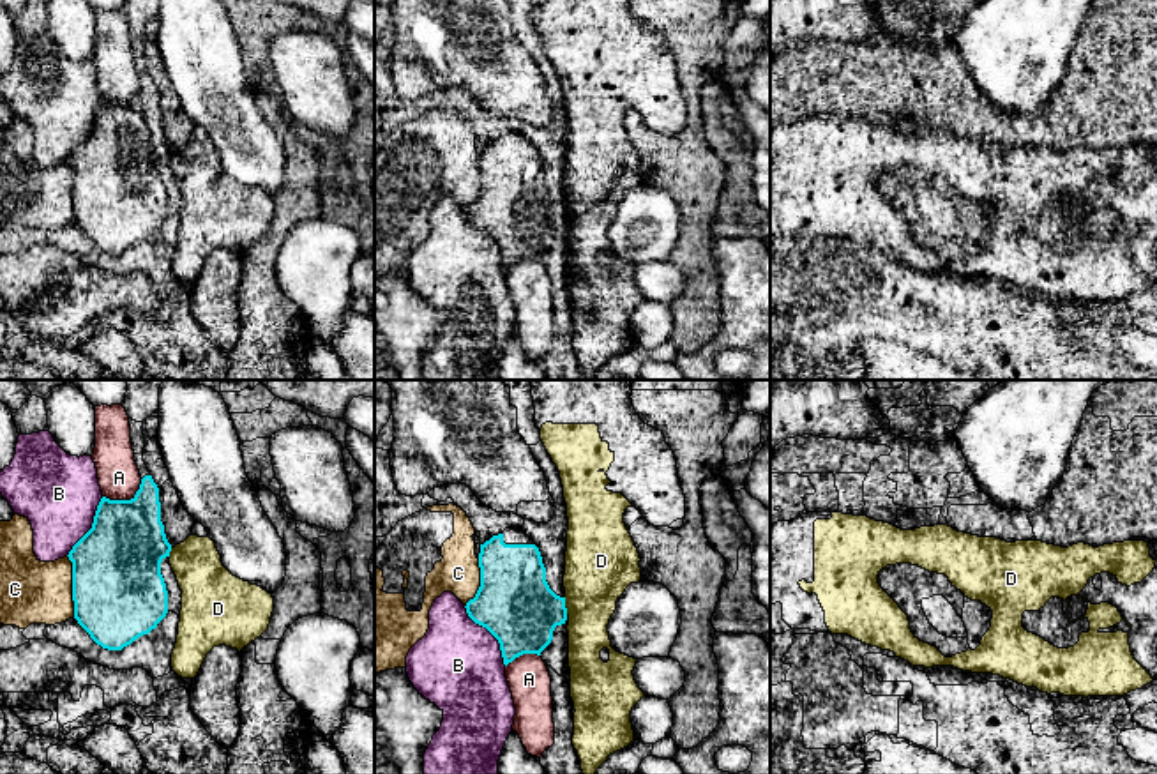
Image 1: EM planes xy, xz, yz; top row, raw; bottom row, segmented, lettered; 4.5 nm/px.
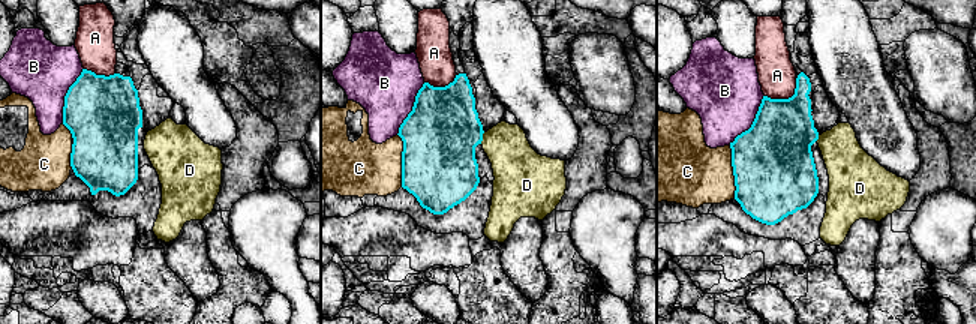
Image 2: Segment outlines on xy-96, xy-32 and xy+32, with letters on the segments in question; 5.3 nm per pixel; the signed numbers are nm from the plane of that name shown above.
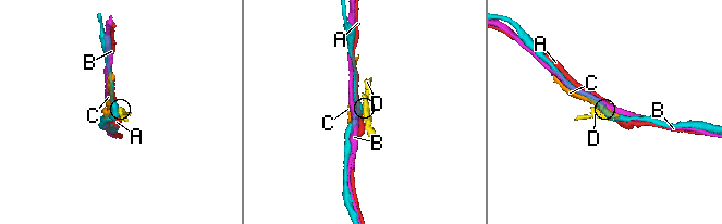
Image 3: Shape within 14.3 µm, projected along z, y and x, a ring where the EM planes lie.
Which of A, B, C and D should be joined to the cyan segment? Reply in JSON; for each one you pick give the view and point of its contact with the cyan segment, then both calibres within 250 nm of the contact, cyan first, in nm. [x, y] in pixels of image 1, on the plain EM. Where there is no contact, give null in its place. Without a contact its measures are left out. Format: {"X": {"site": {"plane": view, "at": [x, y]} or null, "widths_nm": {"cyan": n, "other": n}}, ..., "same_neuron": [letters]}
{"same_neuron": []}

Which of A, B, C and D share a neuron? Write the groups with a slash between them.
A / B / C / D

